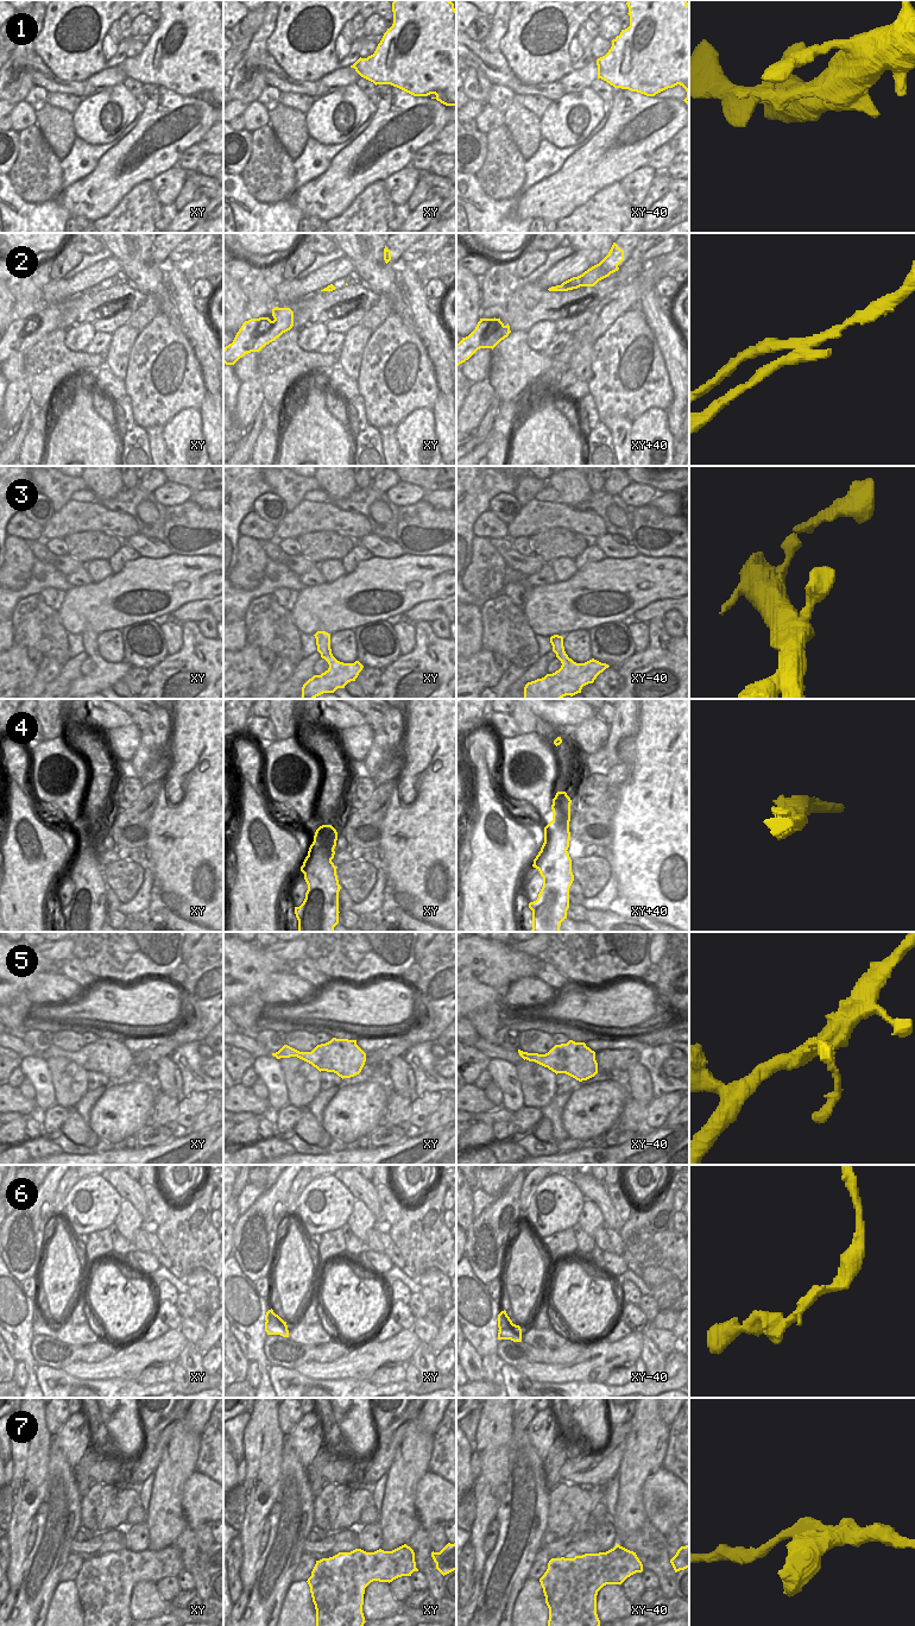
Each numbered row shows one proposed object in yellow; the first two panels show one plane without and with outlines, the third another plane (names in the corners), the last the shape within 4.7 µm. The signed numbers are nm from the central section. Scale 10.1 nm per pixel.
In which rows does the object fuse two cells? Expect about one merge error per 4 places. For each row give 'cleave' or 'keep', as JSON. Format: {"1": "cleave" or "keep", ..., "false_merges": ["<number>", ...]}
{"1": "keep", "2": "cleave", "3": "keep", "4": "keep", "5": "keep", "6": "keep", "7": "keep", "false_merges": ["2"]}

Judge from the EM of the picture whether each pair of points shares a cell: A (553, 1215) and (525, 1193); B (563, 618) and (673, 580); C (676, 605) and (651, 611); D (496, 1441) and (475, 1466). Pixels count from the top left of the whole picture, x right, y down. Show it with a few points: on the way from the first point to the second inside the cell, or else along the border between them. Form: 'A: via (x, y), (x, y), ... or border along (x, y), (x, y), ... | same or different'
A: border along (546, 1177), (532, 1193), (523, 1216) | different
B: via (574, 587), (581, 584), (632, 584), (641, 580) | same
C: via (670, 605), (657, 609) | same
D: border along (475, 1450), (480, 1463), (480, 1474), (475, 1479) | different

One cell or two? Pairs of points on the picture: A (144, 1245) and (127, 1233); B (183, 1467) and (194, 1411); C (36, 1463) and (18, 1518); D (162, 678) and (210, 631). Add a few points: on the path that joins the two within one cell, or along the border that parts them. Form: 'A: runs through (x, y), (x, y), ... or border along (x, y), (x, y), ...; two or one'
A: border along (139, 1228), (134, 1231), (134, 1242), (132, 1245); two
B: border along (184, 1418), (185, 1426), (200, 1435); two
C: runs through (30, 1476), (23, 1505); one
D: border along (196, 623), (200, 631), (210, 640); two

